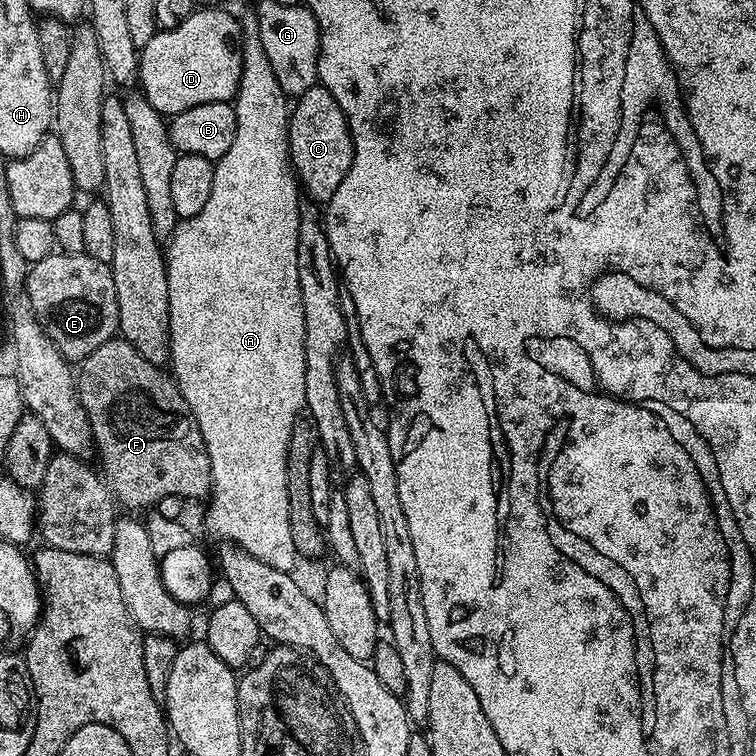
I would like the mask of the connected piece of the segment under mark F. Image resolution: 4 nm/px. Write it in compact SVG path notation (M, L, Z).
M113 338L102 342L102 346L98 346L98 350L91 352L85 360L79 361L78 387L80 389L80 405L86 410L88 421L92 427L94 452L97 457L100 455L100 468L104 471L104 476L108 479L108 484L112 487L113 494L126 507L148 510L155 506L160 499L166 498L168 495L181 496L183 498L193 496L194 499L200 500L204 495L205 499L213 491L210 458L206 450L206 442L202 438L202 430L198 430L198 422L194 418L186 398L180 393L180 388L177 386L175 379L161 365L154 362L146 362L146 358L142 358L142 354L138 354L138 350L134 350L134 346L130 346L130 342L126 342L122 338Z

